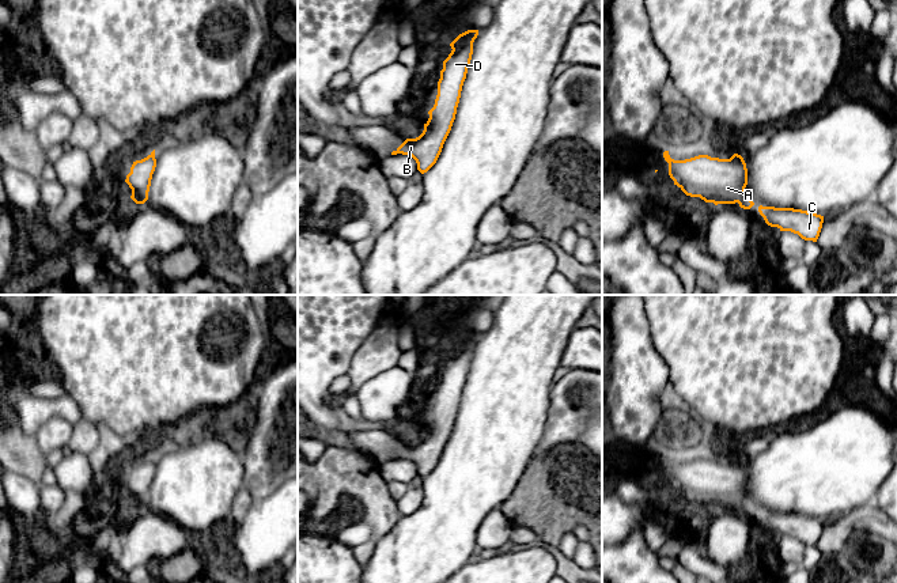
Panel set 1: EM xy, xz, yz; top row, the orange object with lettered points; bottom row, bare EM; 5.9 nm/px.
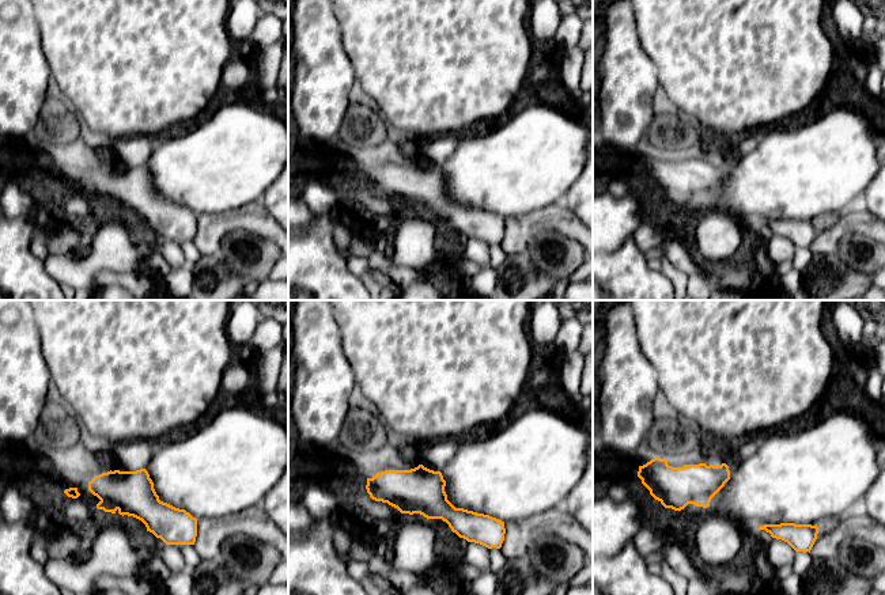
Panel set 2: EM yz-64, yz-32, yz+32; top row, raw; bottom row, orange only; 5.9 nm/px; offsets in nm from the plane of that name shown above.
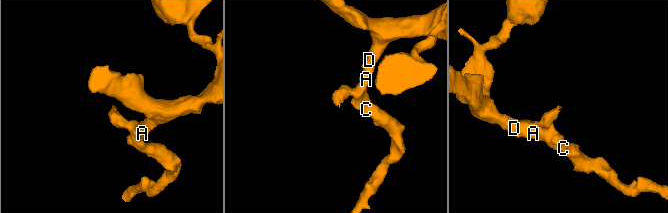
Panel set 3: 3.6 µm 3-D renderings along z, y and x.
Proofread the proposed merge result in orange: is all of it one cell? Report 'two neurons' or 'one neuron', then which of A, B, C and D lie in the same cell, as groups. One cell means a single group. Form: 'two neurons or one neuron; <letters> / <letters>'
one neuron; A B C D

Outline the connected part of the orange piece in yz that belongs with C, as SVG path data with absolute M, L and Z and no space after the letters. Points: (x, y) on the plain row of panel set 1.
M760 510L758 516L768 530L798 538L805 545L817 546L824 527L824 520L802 514Z

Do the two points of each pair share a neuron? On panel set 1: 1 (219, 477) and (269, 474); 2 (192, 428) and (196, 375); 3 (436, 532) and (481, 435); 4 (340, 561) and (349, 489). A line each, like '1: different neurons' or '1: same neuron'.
1: different neurons
2: different neurons
3: same neuron
4: different neurons

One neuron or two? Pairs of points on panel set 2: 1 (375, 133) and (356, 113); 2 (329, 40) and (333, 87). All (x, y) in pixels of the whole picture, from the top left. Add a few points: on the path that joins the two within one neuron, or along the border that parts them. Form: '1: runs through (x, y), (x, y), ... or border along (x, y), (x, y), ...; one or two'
1: runs through (370, 128), (360, 118); one
2: runs through (333, 52), (333, 75); one

